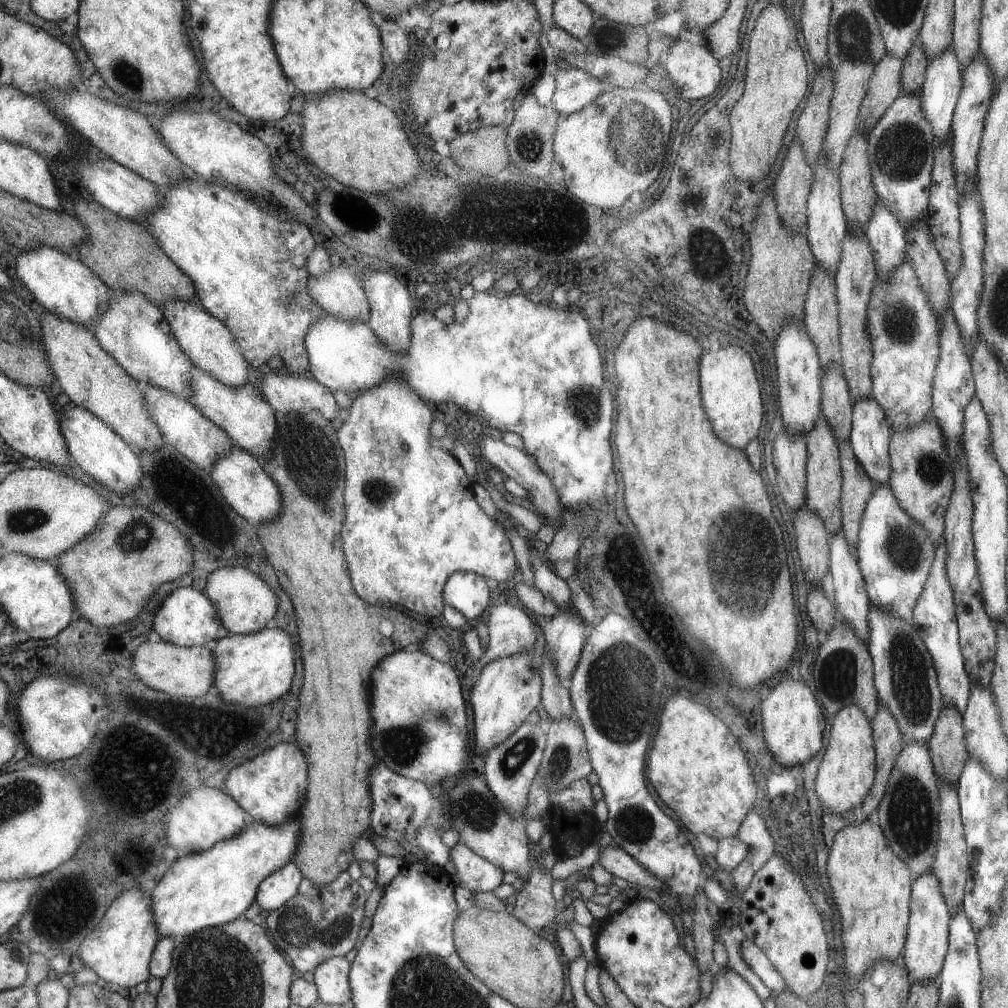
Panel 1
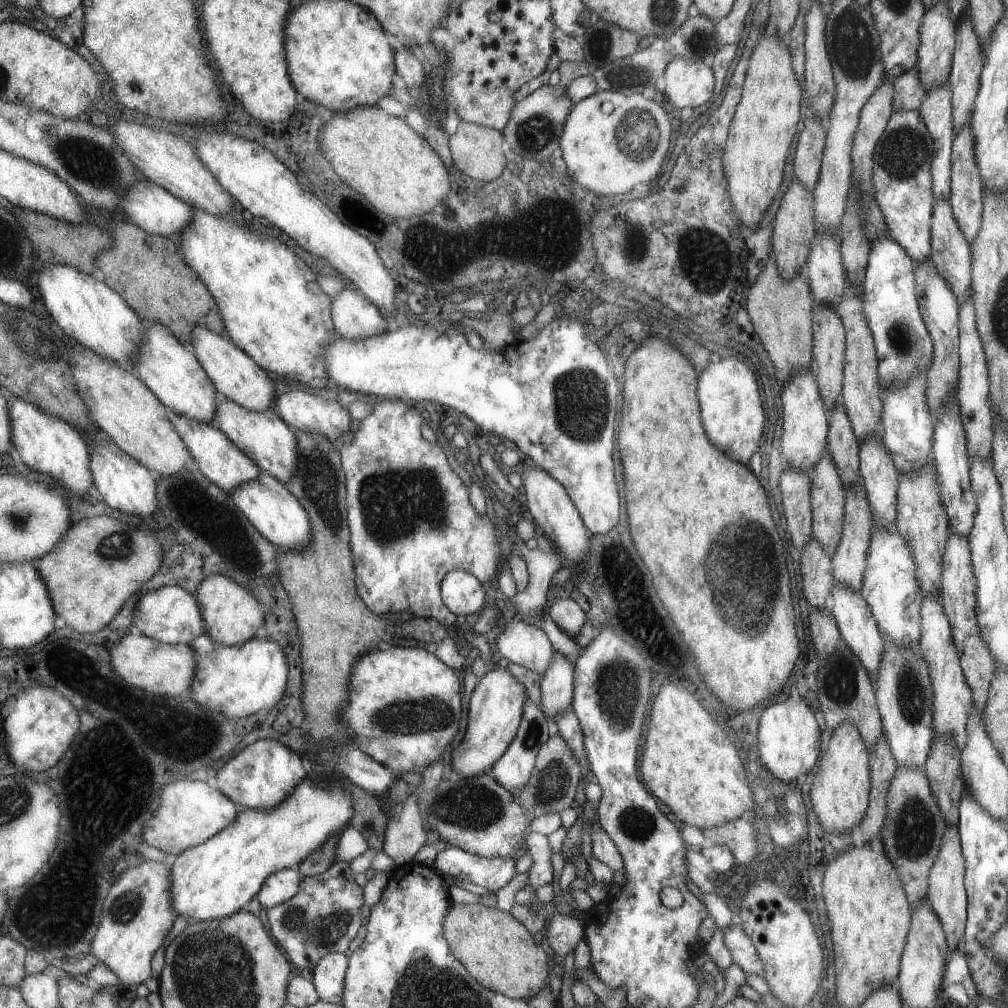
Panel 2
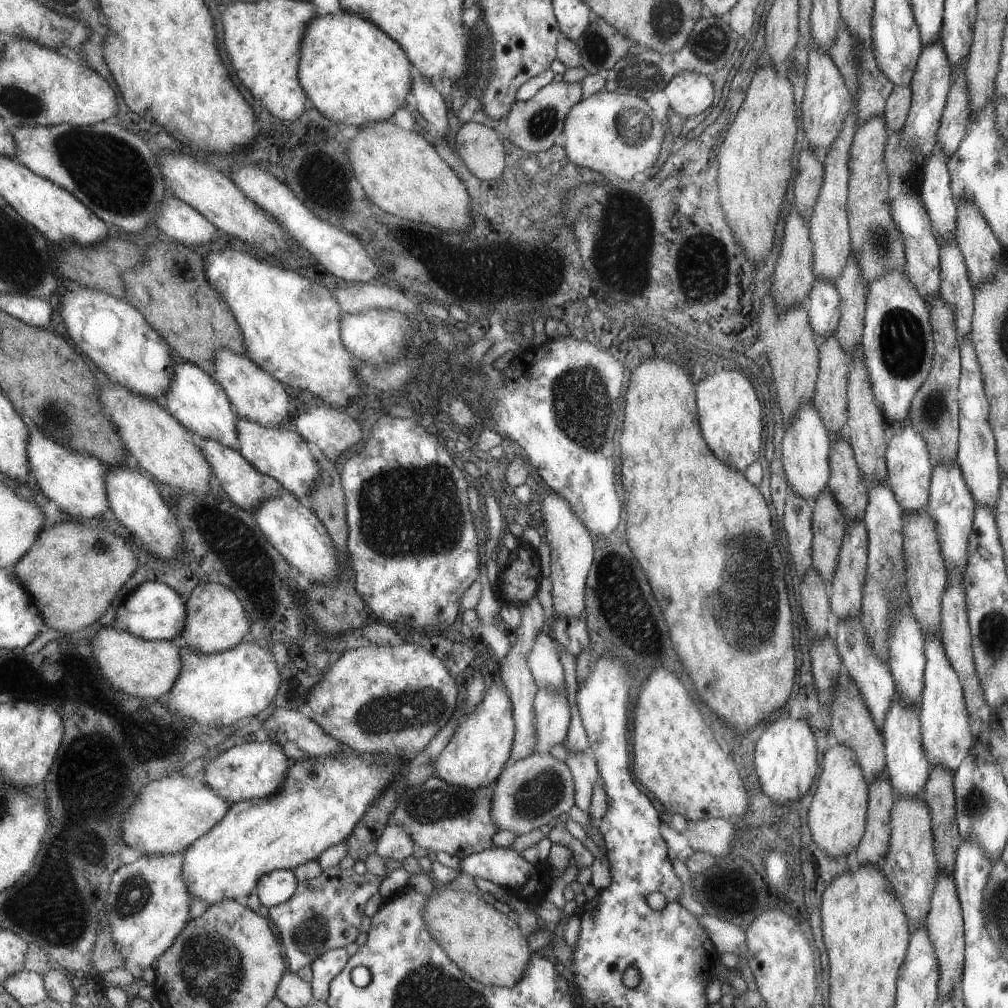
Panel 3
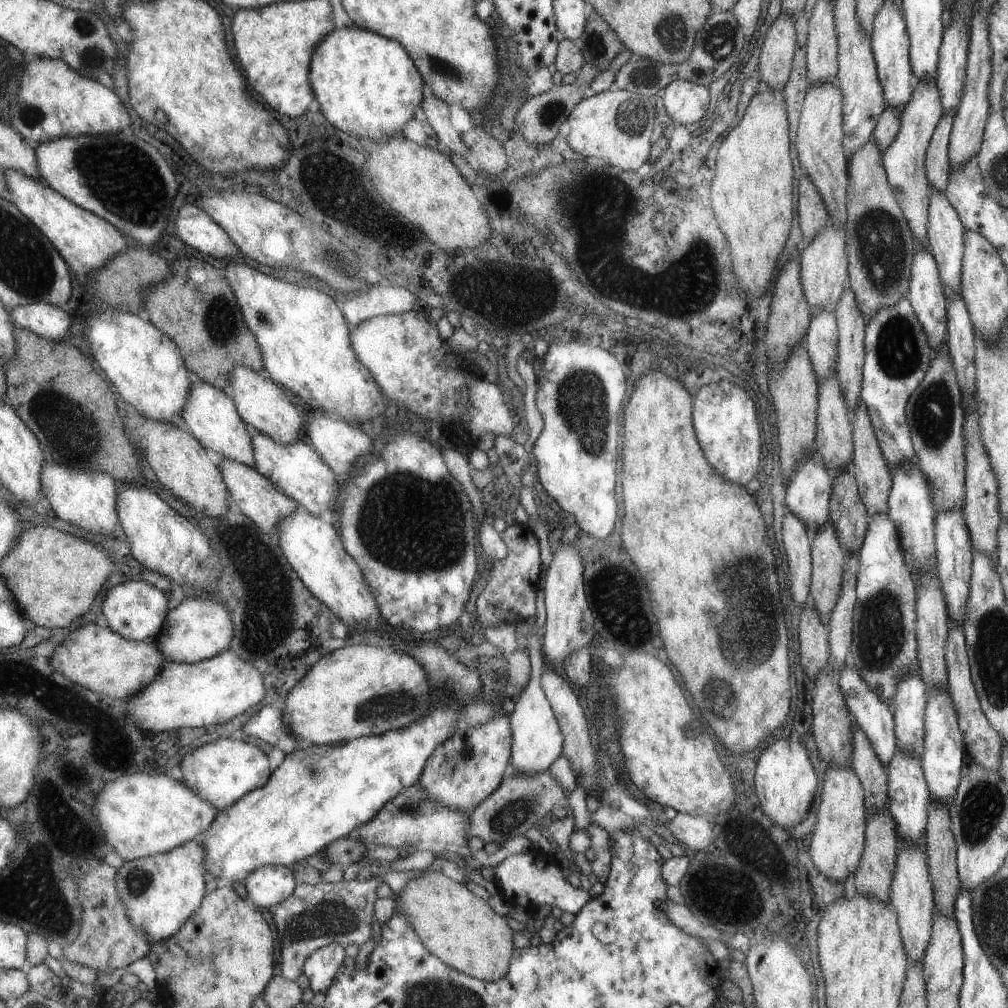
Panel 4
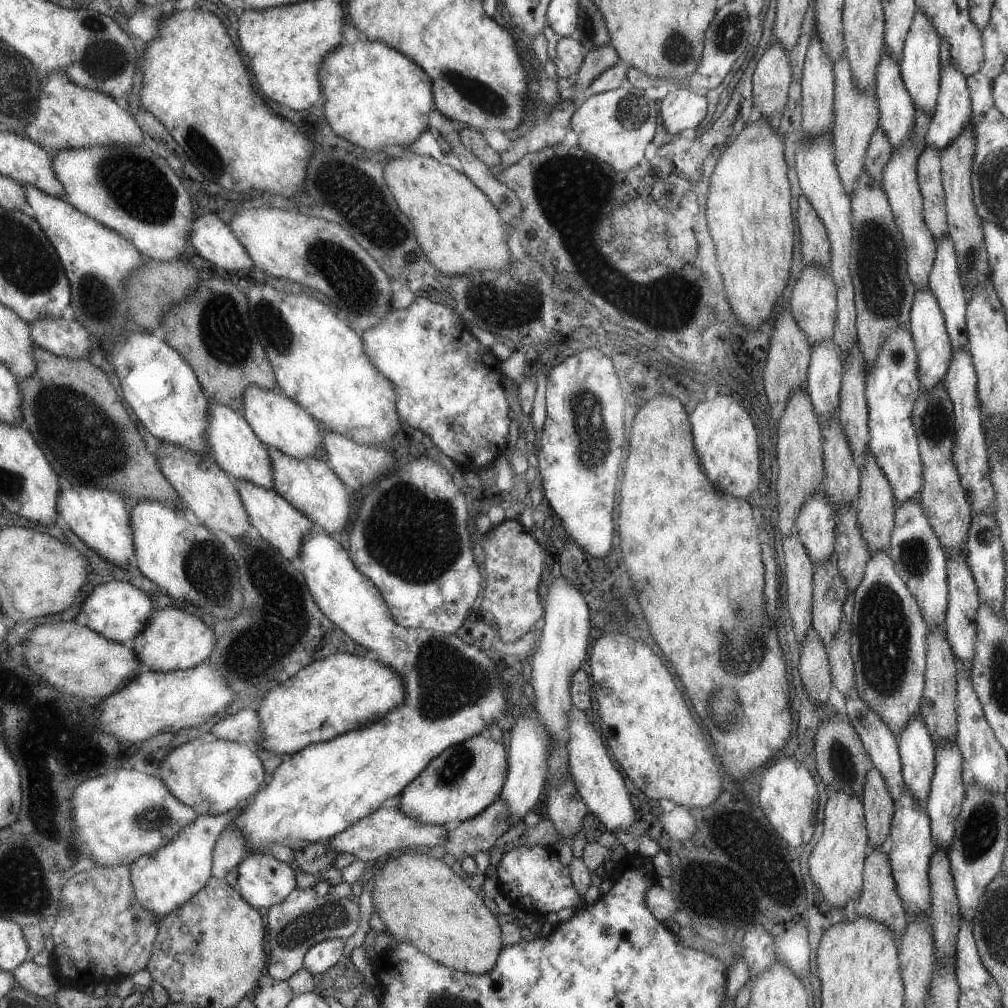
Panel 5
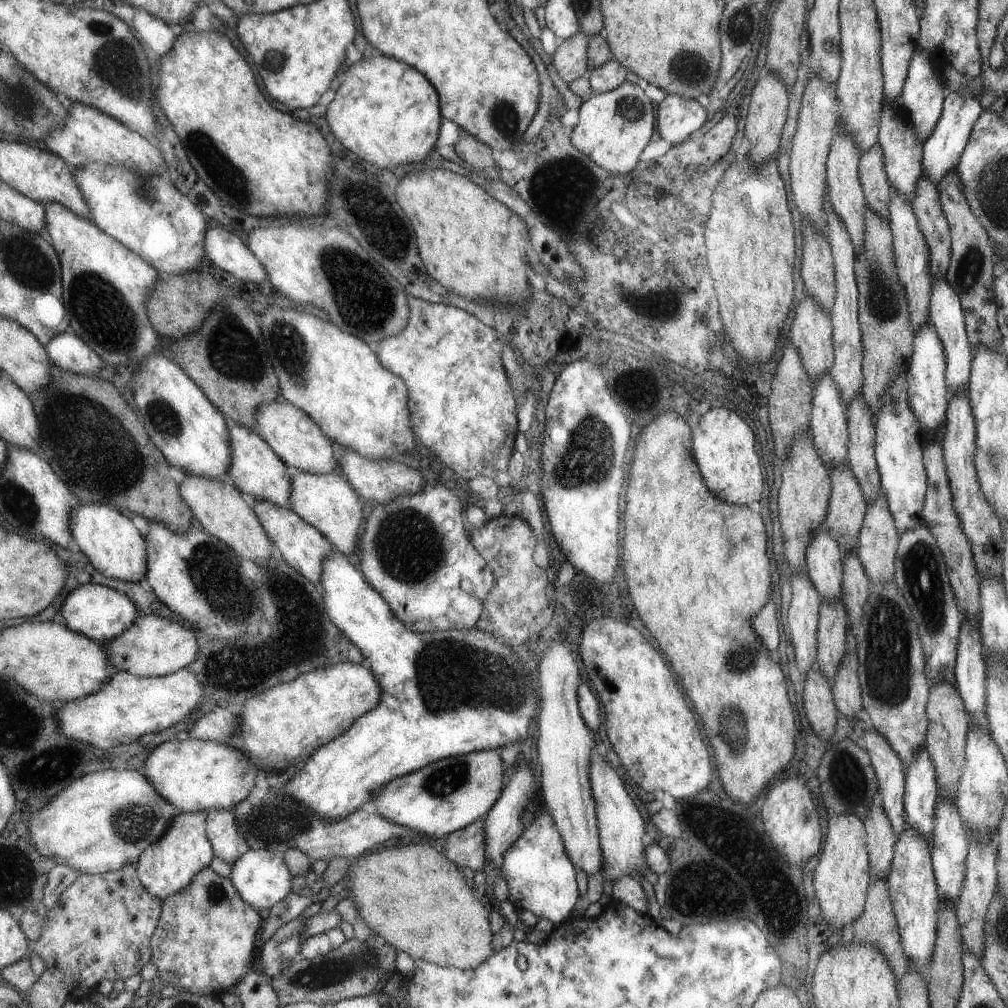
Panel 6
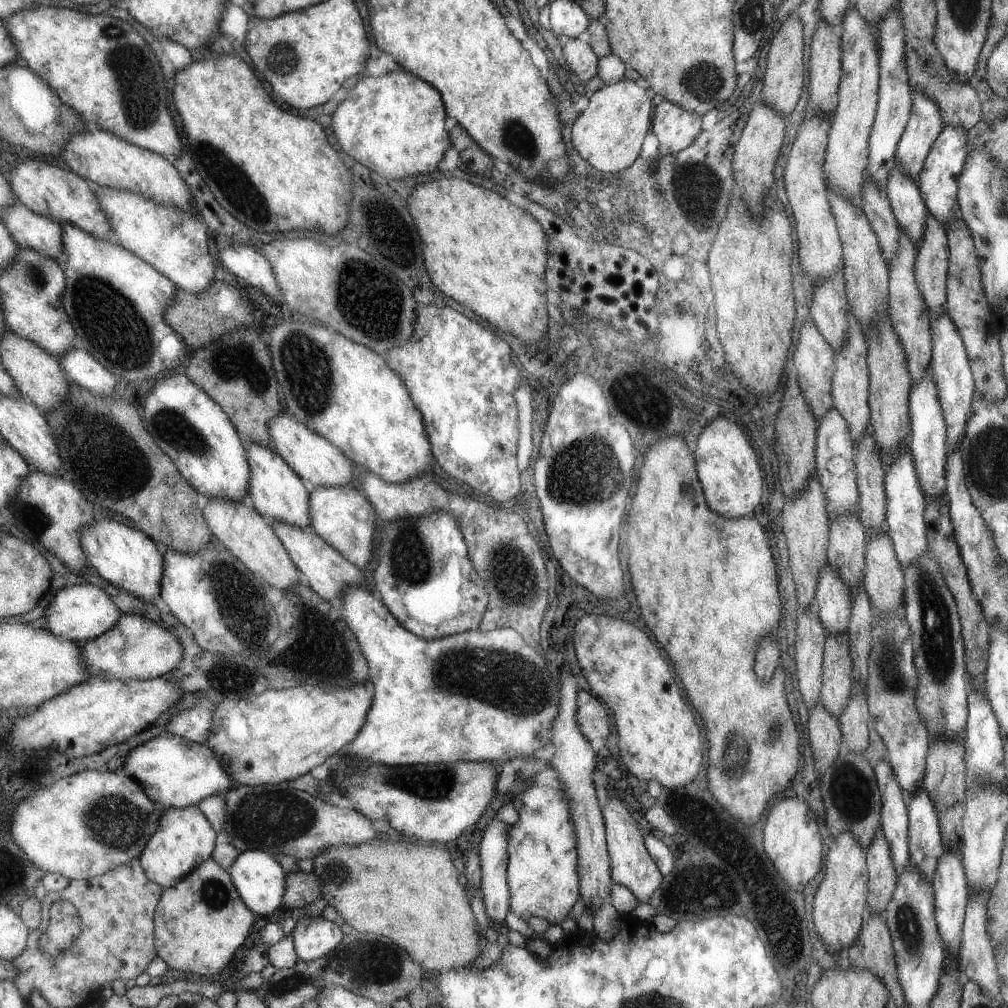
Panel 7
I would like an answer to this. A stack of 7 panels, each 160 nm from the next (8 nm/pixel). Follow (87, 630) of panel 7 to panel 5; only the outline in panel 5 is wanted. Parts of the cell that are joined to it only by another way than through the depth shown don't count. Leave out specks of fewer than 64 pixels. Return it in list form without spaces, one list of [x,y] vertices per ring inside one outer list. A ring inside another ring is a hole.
[[[109,582],[93,589],[83,602],[81,612],[88,616],[86,626],[91,630],[101,633],[109,640],[125,644],[132,643],[139,633],[144,632],[155,609],[149,595],[139,588],[128,582]]]

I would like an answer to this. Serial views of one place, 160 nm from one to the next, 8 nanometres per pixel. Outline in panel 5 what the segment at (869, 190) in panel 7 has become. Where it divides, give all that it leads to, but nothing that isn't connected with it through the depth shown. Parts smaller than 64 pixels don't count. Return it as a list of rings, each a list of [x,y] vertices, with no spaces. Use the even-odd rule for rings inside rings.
[[[876,128],[869,141],[867,152],[864,154],[864,173],[871,176],[875,183],[881,186],[883,167],[891,156],[892,148],[886,134]]]

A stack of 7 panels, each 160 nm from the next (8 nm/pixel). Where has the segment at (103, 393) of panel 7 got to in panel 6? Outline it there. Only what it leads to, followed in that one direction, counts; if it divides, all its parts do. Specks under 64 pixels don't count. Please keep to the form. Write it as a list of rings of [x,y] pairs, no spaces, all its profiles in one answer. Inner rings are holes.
[[[71,330],[58,334],[46,346],[53,364],[62,369],[84,376],[99,376],[103,370],[103,360],[95,350],[83,342],[79,336],[71,336]]]

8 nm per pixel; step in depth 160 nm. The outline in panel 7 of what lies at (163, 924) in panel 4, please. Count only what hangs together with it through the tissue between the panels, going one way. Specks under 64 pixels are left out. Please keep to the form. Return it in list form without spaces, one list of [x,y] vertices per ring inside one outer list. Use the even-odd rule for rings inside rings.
[[[199,805],[187,808],[164,808],[160,828],[150,838],[140,856],[148,877],[163,888],[175,886],[202,862],[212,857],[221,836]]]

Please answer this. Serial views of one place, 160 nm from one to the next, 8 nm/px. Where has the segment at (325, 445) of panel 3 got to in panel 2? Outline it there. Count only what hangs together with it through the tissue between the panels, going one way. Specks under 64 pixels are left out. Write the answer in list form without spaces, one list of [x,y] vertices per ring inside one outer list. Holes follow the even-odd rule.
[[[293,390],[278,396],[275,403],[280,416],[295,430],[305,429],[335,440],[351,428],[347,410],[343,410],[336,400]]]

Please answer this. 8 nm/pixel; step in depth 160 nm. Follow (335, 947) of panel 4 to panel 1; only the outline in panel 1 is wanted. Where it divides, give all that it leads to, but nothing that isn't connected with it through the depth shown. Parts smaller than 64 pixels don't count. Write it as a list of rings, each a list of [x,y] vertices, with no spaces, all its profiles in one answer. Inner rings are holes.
[[[329,957],[327,961],[323,961],[317,965],[314,970],[313,982],[317,985],[317,994],[319,1002],[328,1005],[349,1005],[352,991],[348,983],[348,973],[351,970],[351,964],[344,957]]]

